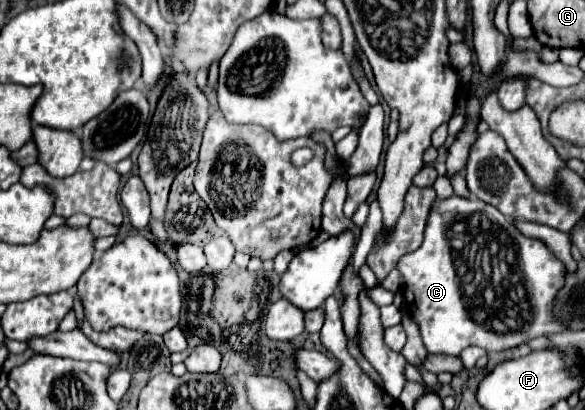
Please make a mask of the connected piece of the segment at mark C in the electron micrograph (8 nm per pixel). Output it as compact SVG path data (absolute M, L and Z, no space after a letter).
M457 194L445 200L435 198L427 216L423 244L415 252L405 254L397 262L397 270L405 278L407 290L401 294L409 314L419 326L427 352L459 356L467 346L481 346L487 352L505 350L515 348L529 338L565 330L565 326L553 320L549 310L563 284L563 262L559 262L543 242L525 238L515 230L513 218L505 218L497 208L477 198L461 198Z

